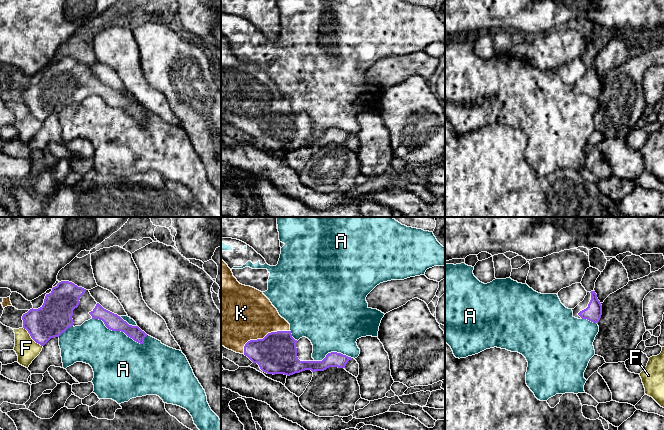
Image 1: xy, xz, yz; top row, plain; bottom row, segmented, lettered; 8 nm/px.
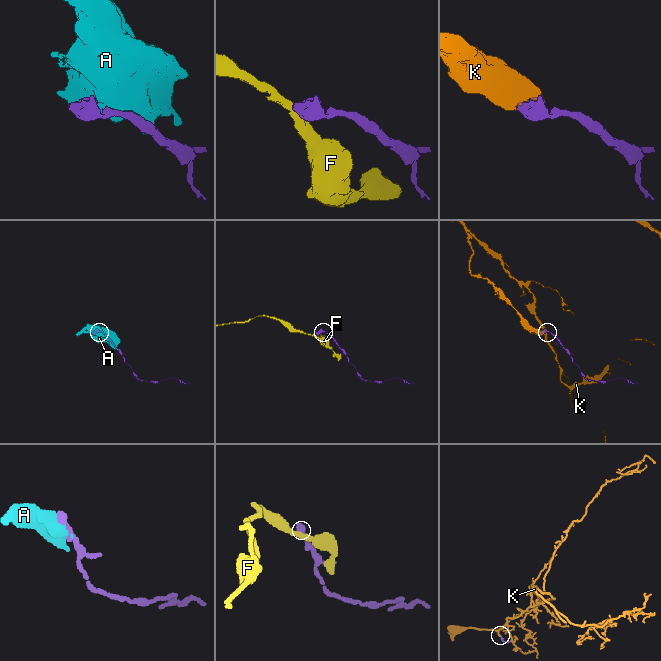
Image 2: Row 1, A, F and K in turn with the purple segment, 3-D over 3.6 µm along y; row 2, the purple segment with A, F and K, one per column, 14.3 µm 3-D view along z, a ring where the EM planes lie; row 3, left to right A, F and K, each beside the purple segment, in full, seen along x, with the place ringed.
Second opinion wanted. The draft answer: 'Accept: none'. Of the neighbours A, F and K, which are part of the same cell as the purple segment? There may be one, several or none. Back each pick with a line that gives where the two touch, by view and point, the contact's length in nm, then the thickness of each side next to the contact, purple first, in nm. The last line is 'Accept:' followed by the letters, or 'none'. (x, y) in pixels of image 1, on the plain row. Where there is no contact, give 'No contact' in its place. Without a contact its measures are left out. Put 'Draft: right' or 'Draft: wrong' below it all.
K: Touches purple at xz (263, 114). Shared border 420 nm. Thickness 320 nm (purple) against 440 nm
Accept: K
Draft: wrong

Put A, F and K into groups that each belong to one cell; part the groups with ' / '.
A / F / K

